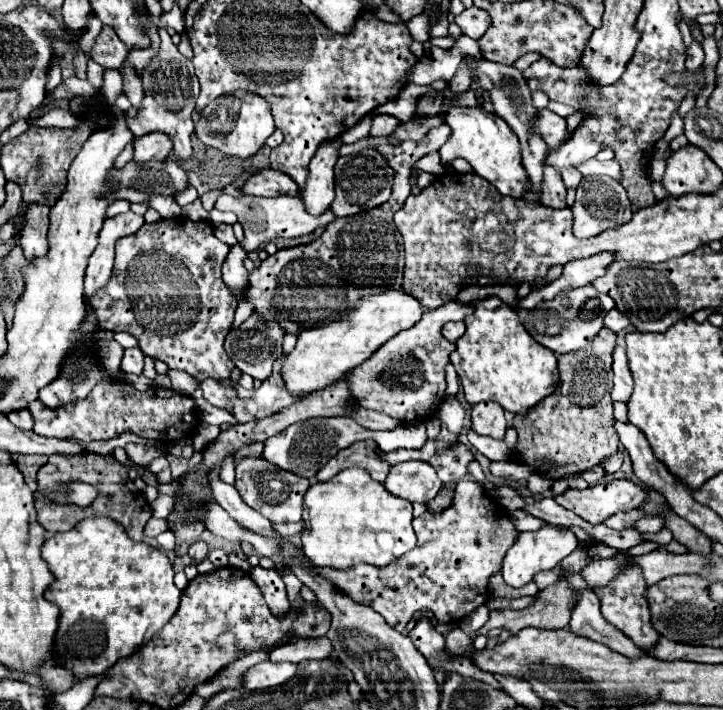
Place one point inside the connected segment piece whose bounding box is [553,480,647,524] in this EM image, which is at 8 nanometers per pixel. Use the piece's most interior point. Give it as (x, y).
(595, 503)

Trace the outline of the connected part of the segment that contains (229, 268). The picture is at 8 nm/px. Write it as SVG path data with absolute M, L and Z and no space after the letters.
M237 242L237 244L231 246L231 250L229 250L229 254L227 254L225 262L223 262L223 282L231 288L231 292L233 292L233 296L237 300L241 300L239 292L243 292L243 288L247 286L247 274L249 272L243 266L245 258L247 258L247 252Z

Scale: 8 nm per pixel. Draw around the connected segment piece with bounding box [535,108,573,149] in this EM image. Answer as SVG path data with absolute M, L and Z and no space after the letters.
M543 108L539 110L539 120L535 120L535 130L541 134L550 149L555 149L569 140L573 133L567 129L565 118Z

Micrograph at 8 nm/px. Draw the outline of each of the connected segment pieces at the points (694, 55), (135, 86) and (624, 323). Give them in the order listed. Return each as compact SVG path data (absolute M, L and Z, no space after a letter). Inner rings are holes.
M693 40L691 46L687 46L687 68L699 68L703 64L705 52L703 52L703 44L699 40Z
M125 64L125 70L119 70L119 72L121 72L123 78L125 78L125 82L123 82L123 92L125 92L125 96L129 98L129 102L131 102L135 108L141 108L145 96L143 96L141 80L135 76L135 70Z
M613 308L605 316L605 326L617 334L617 332L621 332L621 330L625 330L629 326L629 320L627 320L627 316L623 316L623 312L619 312L617 308Z

